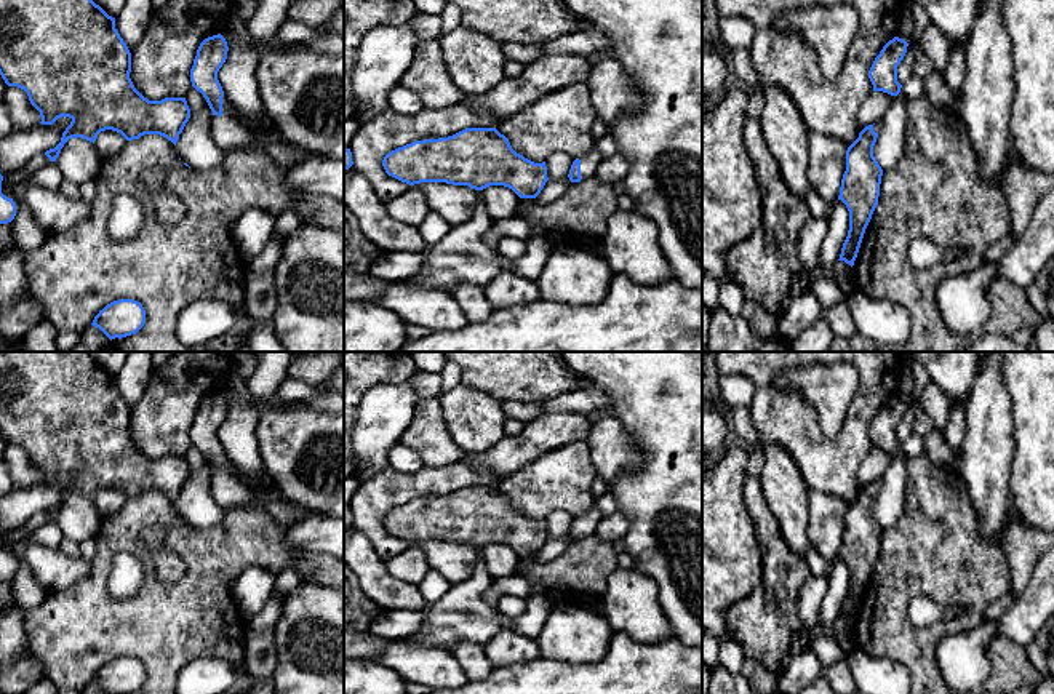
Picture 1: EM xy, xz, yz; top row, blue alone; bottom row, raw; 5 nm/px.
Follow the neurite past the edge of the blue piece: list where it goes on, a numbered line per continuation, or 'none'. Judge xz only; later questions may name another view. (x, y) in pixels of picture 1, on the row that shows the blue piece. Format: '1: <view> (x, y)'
1: xz (589, 163)

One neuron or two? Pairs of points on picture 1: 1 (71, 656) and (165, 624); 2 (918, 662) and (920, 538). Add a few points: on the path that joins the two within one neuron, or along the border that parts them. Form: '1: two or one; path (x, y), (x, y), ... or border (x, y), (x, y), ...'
1: one; path (95, 632), (99, 627), (141, 627)
2: one; path (898, 632), (898, 578), (907, 568)

